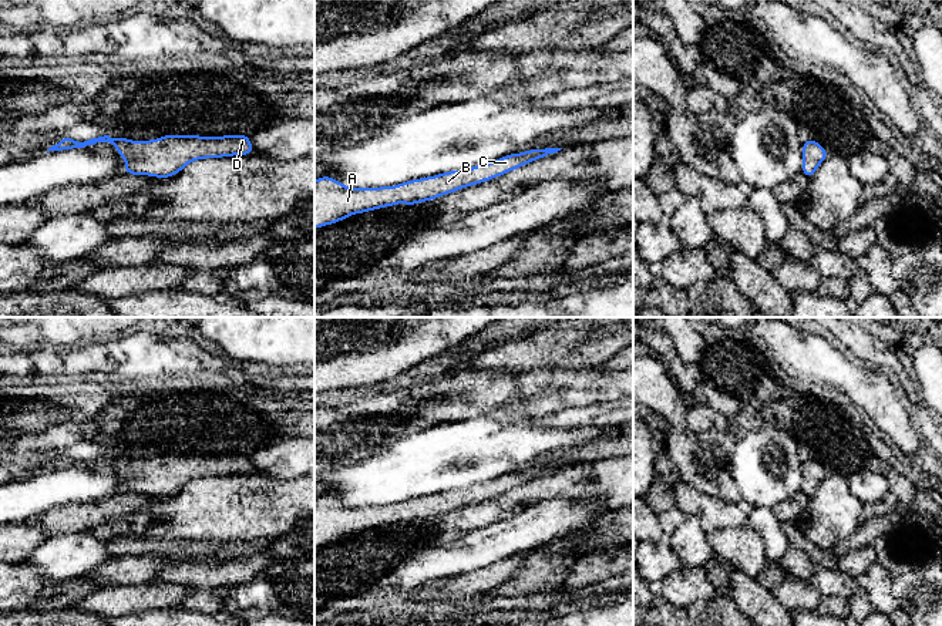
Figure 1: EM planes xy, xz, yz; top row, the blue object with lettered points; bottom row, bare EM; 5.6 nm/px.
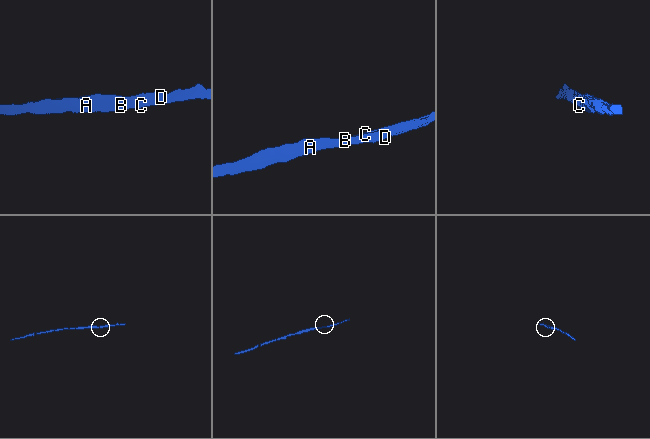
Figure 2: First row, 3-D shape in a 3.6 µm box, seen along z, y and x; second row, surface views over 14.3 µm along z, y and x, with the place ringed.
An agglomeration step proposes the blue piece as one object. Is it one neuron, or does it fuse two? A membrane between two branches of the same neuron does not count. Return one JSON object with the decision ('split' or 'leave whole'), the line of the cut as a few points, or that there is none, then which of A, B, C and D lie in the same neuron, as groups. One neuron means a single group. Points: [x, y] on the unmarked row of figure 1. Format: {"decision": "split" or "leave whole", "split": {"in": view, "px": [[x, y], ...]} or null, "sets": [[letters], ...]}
{"decision": "leave whole", "split": null, "sets": [["A", "B", "C", "D"]]}

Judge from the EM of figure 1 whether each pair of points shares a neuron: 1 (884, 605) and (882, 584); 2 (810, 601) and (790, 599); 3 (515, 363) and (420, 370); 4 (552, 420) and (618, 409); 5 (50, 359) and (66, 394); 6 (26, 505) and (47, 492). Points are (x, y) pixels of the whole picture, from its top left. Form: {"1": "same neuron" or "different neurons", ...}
{"1": "same neuron", "2": "same neuron", "3": "different neurons", "4": "same neuron", "5": "different neurons", "6": "same neuron"}

